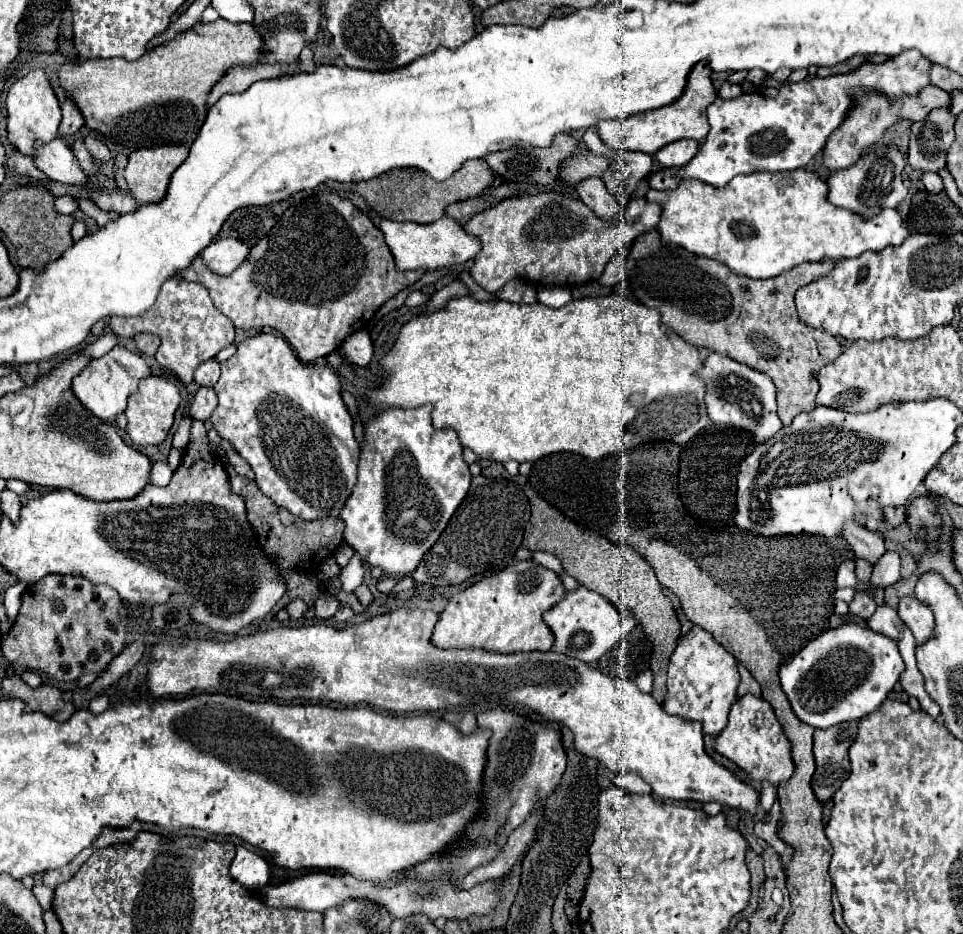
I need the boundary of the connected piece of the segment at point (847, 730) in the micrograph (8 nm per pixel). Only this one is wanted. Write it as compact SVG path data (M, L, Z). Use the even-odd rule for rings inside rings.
M859 720L835 724L831 728L817 728L813 734L813 756L815 756L815 774L811 788L821 802L833 798L843 780L851 774L849 746L857 736Z

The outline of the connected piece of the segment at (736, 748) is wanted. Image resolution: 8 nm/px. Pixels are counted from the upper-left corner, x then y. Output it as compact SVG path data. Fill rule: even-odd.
M751 694L735 700L733 708L729 710L727 726L715 738L715 750L725 758L733 760L739 768L743 768L753 782L769 780L773 784L779 784L787 780L787 776L791 776L795 768L787 736L783 734L781 724L773 714L773 708L763 698L755 698Z

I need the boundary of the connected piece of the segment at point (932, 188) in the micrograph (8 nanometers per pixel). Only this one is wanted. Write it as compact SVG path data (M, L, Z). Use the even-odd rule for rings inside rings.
M923 172L923 176L921 176L921 182L925 184L925 188L929 190L929 192L941 192L943 190L943 182L941 182L941 176L935 172Z

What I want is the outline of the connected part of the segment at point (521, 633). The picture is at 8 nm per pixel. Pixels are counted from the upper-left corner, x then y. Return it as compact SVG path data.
M533 560L517 562L455 594L439 614L431 642L437 648L481 648L501 654L551 650L555 638L541 616L563 598L563 592L565 588L553 570Z

